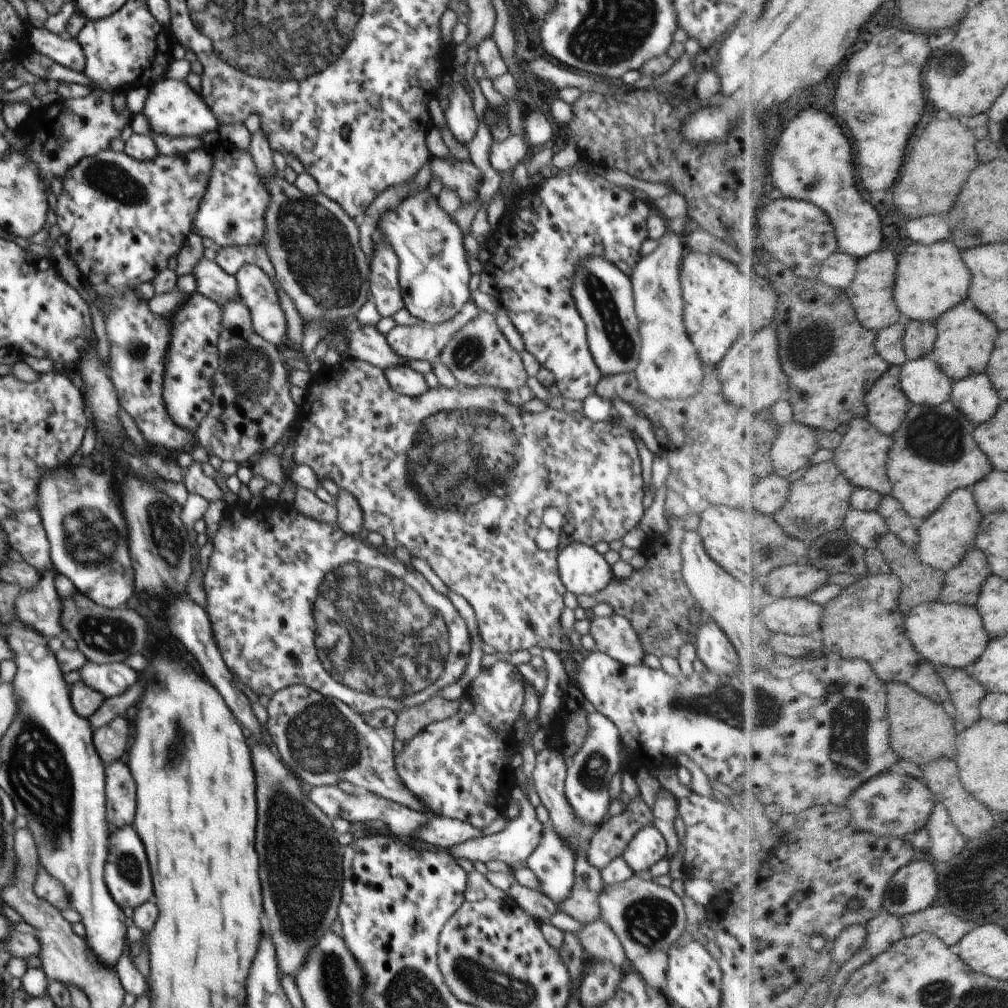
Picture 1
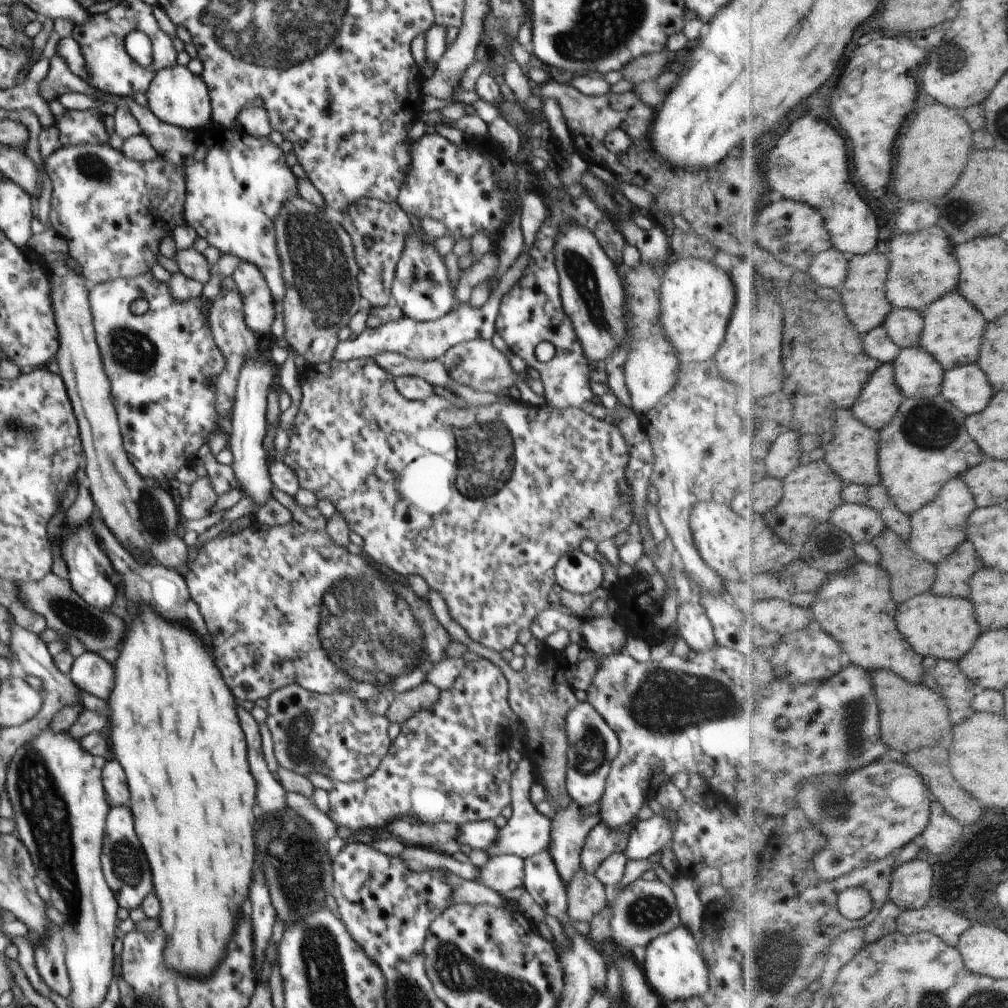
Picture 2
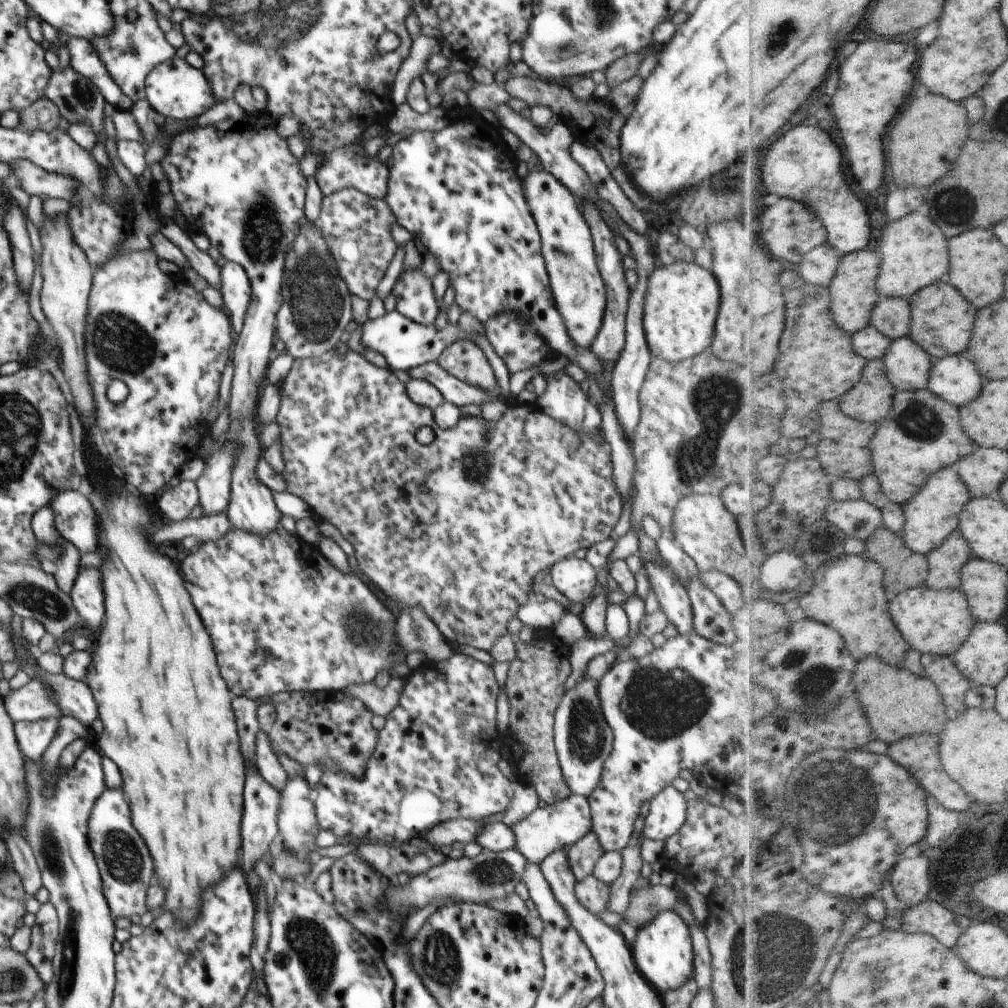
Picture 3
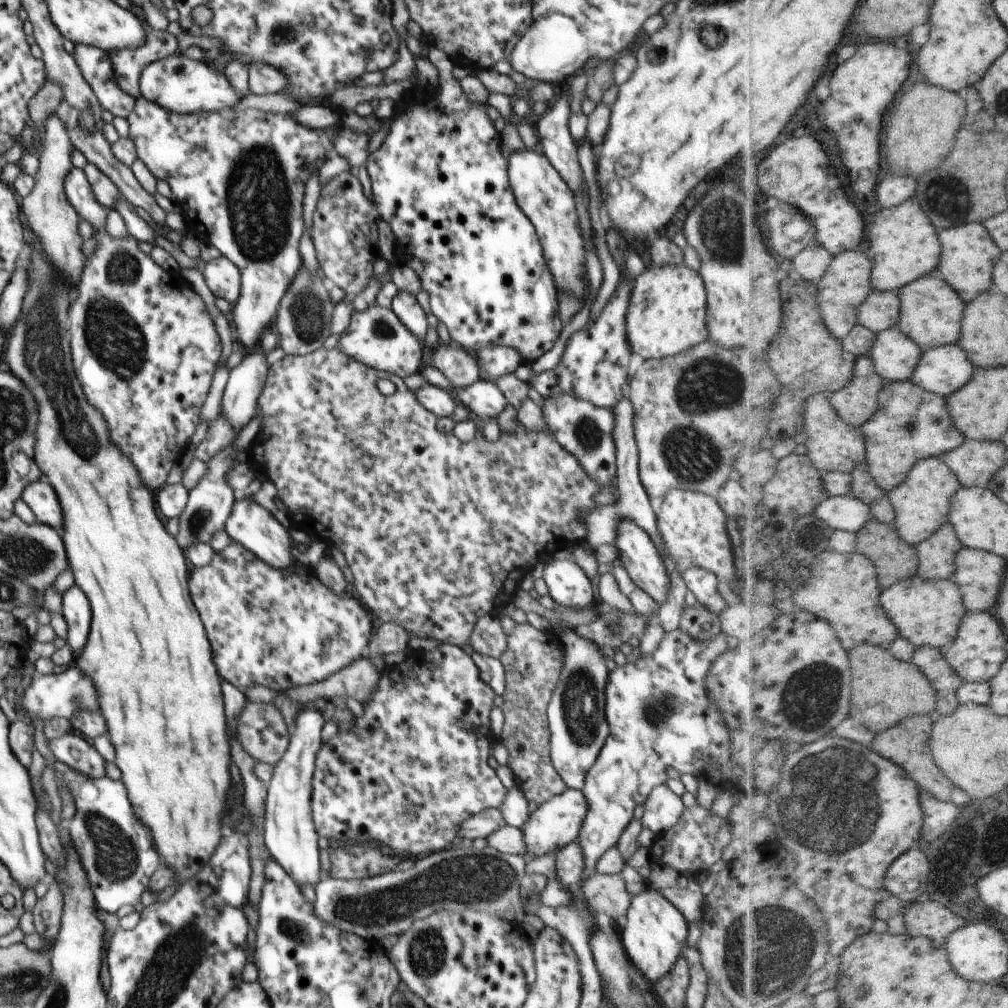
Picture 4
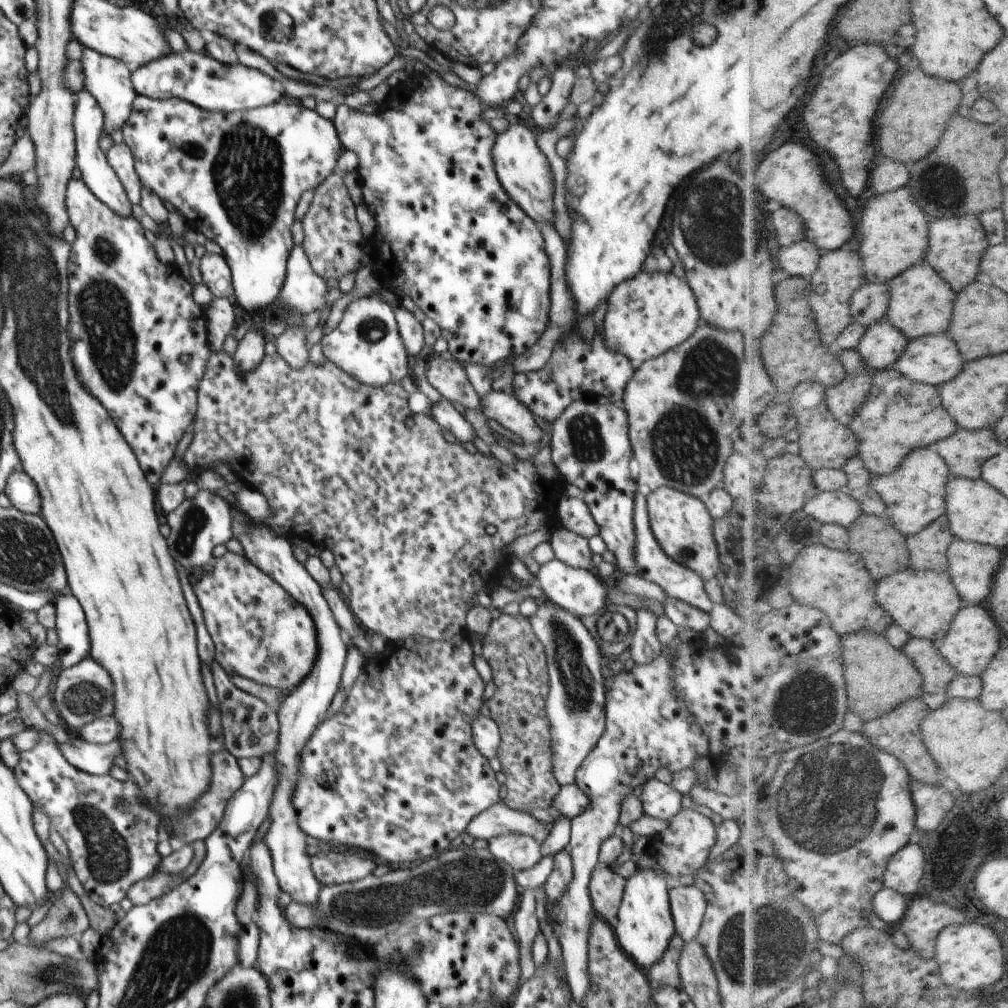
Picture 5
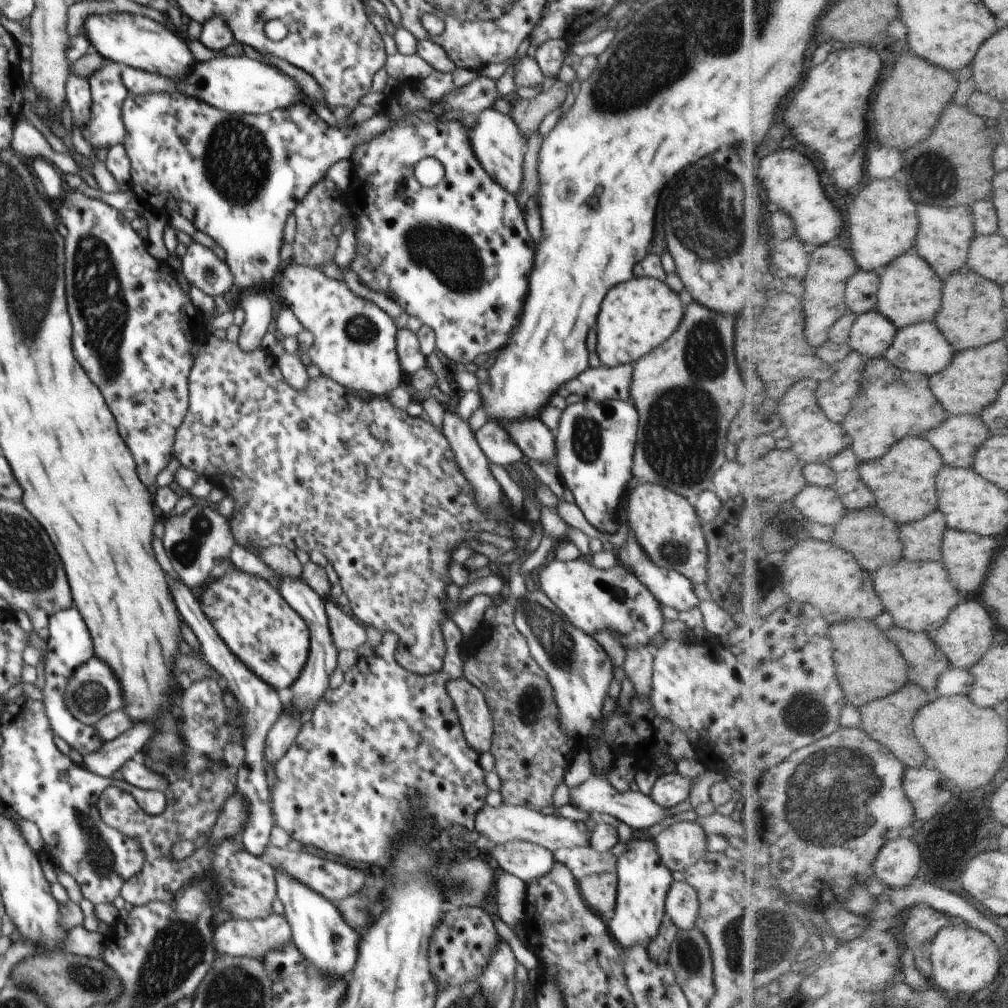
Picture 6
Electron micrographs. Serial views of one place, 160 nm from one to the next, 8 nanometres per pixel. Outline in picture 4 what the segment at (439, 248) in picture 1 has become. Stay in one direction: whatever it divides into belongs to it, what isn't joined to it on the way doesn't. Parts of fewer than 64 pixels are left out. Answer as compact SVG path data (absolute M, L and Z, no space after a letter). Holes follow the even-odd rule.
M398 290L392 299L391 309L396 313L400 322L415 334L421 341L424 341L426 330L428 330L428 321L426 321L426 312L418 303L416 295L407 291Z

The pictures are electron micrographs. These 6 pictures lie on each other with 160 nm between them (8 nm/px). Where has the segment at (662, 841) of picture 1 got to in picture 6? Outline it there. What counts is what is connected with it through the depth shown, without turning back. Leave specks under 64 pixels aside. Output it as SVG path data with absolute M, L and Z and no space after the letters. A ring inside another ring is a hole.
M677 772L660 773L649 797L663 809L670 809L688 798L691 782L692 780L680 776Z

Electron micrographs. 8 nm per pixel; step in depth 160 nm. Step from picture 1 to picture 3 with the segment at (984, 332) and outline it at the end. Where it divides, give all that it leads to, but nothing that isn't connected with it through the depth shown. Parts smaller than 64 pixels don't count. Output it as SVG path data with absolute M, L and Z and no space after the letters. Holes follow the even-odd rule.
M942 280L927 289L922 289L910 301L913 308L913 329L910 335L935 360L962 353L968 354L980 310L962 294L957 286Z

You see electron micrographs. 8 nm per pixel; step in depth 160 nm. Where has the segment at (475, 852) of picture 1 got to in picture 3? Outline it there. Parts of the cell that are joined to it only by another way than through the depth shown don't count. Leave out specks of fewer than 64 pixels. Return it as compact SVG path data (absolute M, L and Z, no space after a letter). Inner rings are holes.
M570 795L567 799L548 805L536 807L526 818L510 826L515 834L515 849L524 856L526 862L540 864L555 850L571 847L591 830L591 808L589 800L582 795Z

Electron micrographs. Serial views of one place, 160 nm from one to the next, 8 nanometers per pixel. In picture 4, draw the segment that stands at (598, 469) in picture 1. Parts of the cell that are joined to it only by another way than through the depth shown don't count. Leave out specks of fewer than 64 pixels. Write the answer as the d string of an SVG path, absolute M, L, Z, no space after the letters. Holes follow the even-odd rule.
M322 346L305 355L286 355L271 366L257 402L257 411L260 411L264 418L258 436L250 445L249 454L254 456L254 462L264 468L262 472L274 483L277 496L285 504L292 527L303 529L309 536L314 536L329 546L337 546L344 553L347 565L353 572L353 586L358 593L358 600L374 618L380 618L382 623L394 621L400 623L410 636L434 638L440 643L468 648L476 621L491 615L496 608L496 602L506 604L510 600L510 594L520 588L520 581L531 568L538 562L545 563L562 548L586 544L586 527L581 517L595 509L594 496L602 492L602 488L594 477L585 472L577 458L556 440L552 432L539 429L528 431L517 420L516 429L510 432L502 431L496 441L488 441L483 436L479 440L462 442L454 433L444 434L438 431L438 417L416 400L415 394L398 375L365 365L338 348L326 349ZM380 378L386 378L395 384L394 394L385 396L380 393L376 387ZM502 564L514 564L513 584L512 579L508 578L510 568L502 568Z

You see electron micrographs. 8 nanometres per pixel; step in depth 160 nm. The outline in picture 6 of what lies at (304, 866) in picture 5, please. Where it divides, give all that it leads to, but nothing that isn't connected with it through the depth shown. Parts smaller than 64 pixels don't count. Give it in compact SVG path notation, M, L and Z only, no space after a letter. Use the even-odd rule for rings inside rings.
M277 575L277 578L279 582L279 587L277 589L280 591L280 594L308 625L310 644L306 664L304 665L300 676L297 678L297 681L289 688L290 696L286 700L287 704L284 705L284 708L288 706L292 711L296 710L303 715L308 715L313 711L313 708L317 705L317 702L320 702L320 699L324 696L325 691L330 689L329 682L331 681L331 676L335 672L336 668L338 668L338 652L340 650L333 641L323 597L317 592L314 592L314 590L312 590L312 588L310 588L310 586L308 586L308 584L302 580L302 578L292 578L291 576L284 575ZM284 869L274 870L276 894L284 905L293 944L300 949L304 959L314 963L325 975L333 979L347 978L357 963L361 934L342 918L336 904L303 882L290 877Z

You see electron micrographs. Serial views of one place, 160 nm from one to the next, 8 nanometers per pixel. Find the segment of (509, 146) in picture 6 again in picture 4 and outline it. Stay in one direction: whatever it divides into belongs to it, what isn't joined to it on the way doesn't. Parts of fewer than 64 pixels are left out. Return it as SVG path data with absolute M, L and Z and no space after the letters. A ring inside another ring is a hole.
M524 148L515 154L506 150L509 183L517 205L535 226L539 236L543 255L553 274L558 291L584 300L586 288L586 258L584 258L584 240L576 215L576 203L570 188L560 173L543 154Z

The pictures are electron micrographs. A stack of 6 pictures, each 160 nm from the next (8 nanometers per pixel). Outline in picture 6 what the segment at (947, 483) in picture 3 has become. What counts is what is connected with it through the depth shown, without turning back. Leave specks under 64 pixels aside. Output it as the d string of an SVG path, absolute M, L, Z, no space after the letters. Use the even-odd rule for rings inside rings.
M909 436L884 458L863 463L860 472L874 490L878 508L901 526L924 520L941 508L938 480L946 468L943 454L928 438Z

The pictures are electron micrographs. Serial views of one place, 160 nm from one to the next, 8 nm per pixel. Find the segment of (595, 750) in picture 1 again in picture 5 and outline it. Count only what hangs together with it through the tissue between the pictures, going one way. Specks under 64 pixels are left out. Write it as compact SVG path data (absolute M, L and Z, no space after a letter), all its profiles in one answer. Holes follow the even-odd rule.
M538 602L536 613L529 618L530 624L543 644L547 658L549 674L549 693L545 702L546 716L551 730L551 763L553 775L561 785L571 785L575 782L575 774L584 759L590 754L605 729L605 678L600 669L604 665L604 655L601 653L595 639L586 625L571 612L558 606L546 606Z

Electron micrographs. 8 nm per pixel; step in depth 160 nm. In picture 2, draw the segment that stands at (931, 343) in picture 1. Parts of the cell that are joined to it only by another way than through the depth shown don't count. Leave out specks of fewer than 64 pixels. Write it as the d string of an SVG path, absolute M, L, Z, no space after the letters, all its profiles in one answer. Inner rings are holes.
M895 307L884 326L891 337L903 349L921 346L926 328L926 319L922 312L916 309L901 309Z

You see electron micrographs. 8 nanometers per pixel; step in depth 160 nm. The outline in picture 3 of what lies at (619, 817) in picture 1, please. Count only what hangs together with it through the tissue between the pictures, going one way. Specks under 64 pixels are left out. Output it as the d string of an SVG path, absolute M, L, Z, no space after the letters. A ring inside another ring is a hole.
M588 831L568 848L568 862L578 881L593 874L596 861L605 853L596 833Z

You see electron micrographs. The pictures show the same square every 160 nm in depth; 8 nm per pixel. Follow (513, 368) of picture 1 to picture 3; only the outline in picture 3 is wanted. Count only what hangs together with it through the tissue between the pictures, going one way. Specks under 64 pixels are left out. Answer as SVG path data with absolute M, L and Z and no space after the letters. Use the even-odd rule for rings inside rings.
M468 339L452 343L437 361L444 370L466 384L491 391L498 386L483 349Z

